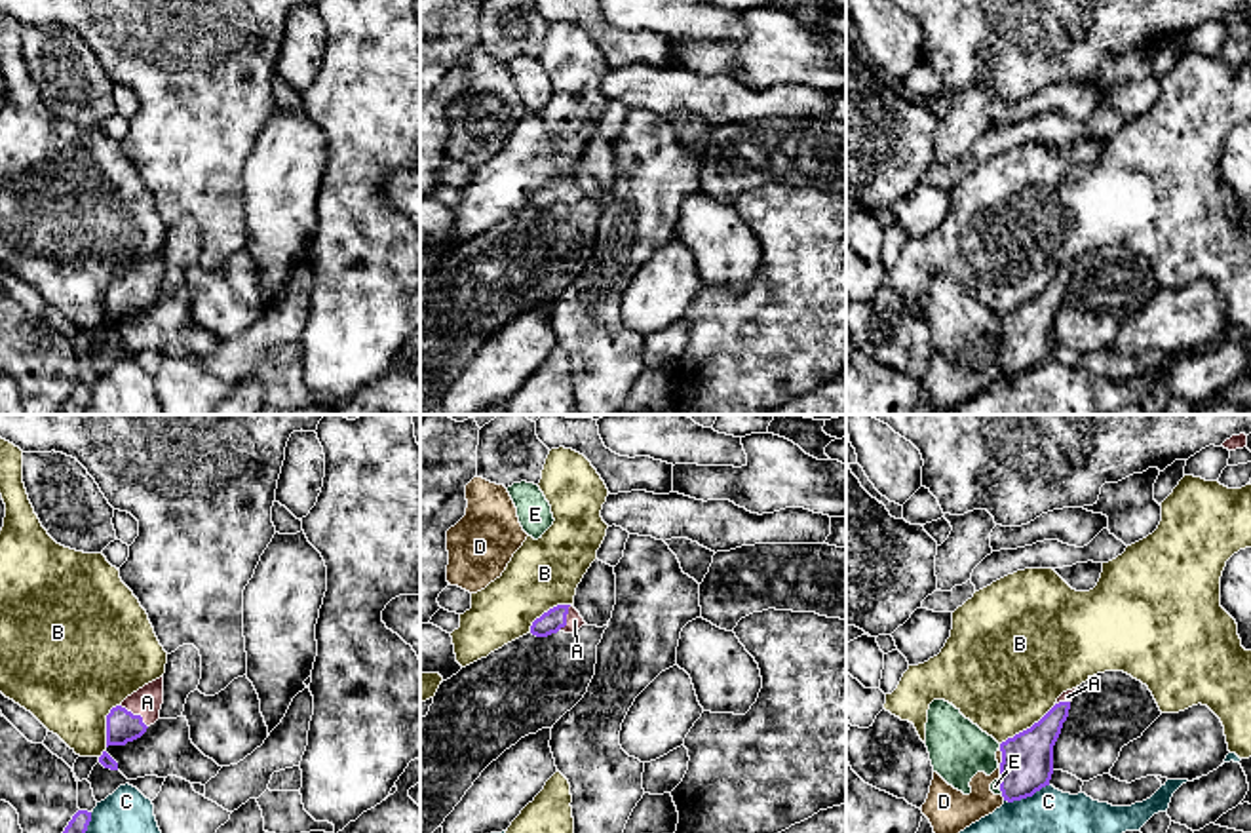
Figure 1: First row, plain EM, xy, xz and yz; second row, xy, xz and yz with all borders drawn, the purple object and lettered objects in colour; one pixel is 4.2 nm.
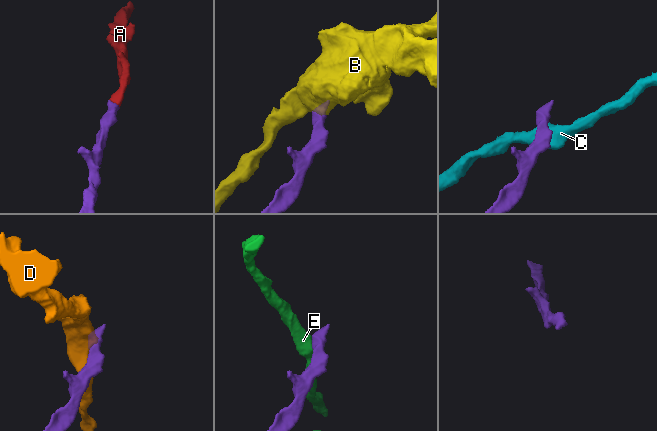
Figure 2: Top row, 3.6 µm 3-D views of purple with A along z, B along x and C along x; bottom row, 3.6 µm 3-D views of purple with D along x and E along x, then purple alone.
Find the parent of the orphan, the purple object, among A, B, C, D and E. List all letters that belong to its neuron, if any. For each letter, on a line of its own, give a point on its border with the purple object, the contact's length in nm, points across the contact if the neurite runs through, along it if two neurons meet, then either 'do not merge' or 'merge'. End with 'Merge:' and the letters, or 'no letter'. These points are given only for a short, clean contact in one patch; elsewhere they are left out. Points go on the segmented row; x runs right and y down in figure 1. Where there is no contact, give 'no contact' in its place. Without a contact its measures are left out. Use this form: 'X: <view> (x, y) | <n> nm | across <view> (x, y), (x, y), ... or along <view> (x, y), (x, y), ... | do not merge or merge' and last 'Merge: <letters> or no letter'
A: xy (135, 716) | 160 nm | across xy (122, 727), (135, 716), (147, 702) | merge
B: yz (1027, 729) | 300 nm | along yz (1056, 704), (1029, 727), (1000, 744) | do not merge
C: yz (1025, 797) | 200 nm | along yz (1048, 784), (1031, 795), (1004, 801) | do not merge
D: yz (1000, 765) | 140 nm | do not merge
E: yz (1000, 788) | 70 nm | along yz (997, 780), (1002, 794) | do not merge
Merge: A

